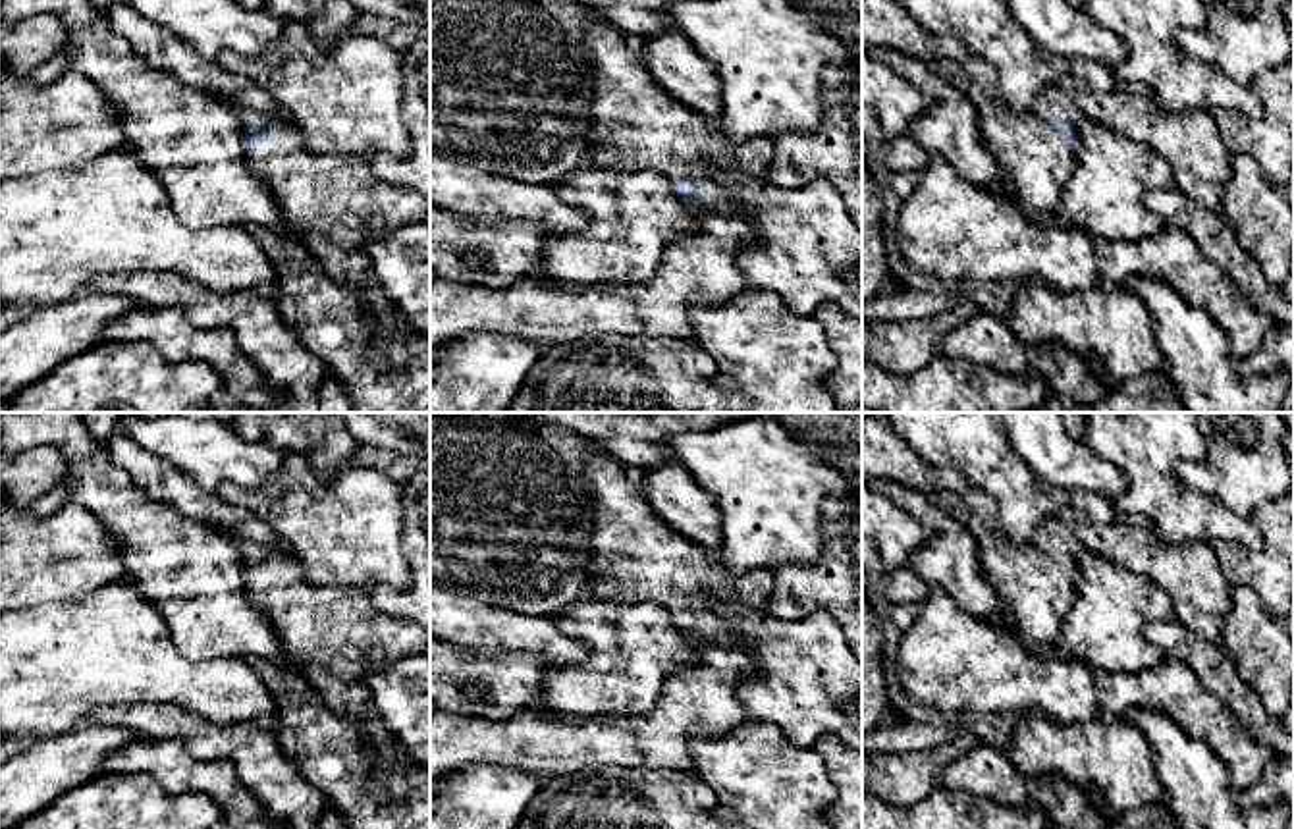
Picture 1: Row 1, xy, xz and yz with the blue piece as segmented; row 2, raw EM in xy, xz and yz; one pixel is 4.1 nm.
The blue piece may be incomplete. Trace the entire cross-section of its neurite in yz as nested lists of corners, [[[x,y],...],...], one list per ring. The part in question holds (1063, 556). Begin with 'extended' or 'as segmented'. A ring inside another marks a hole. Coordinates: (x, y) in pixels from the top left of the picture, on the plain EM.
extended; [[[941,490],[933,503],[966,524],[978,540],[980,565],[1011,603],[1018,632],[1041,646],[1061,646],[1063,621],[1078,596],[1076,561],[1068,548],[1018,544],[999,522],[976,515],[964,495]]]

